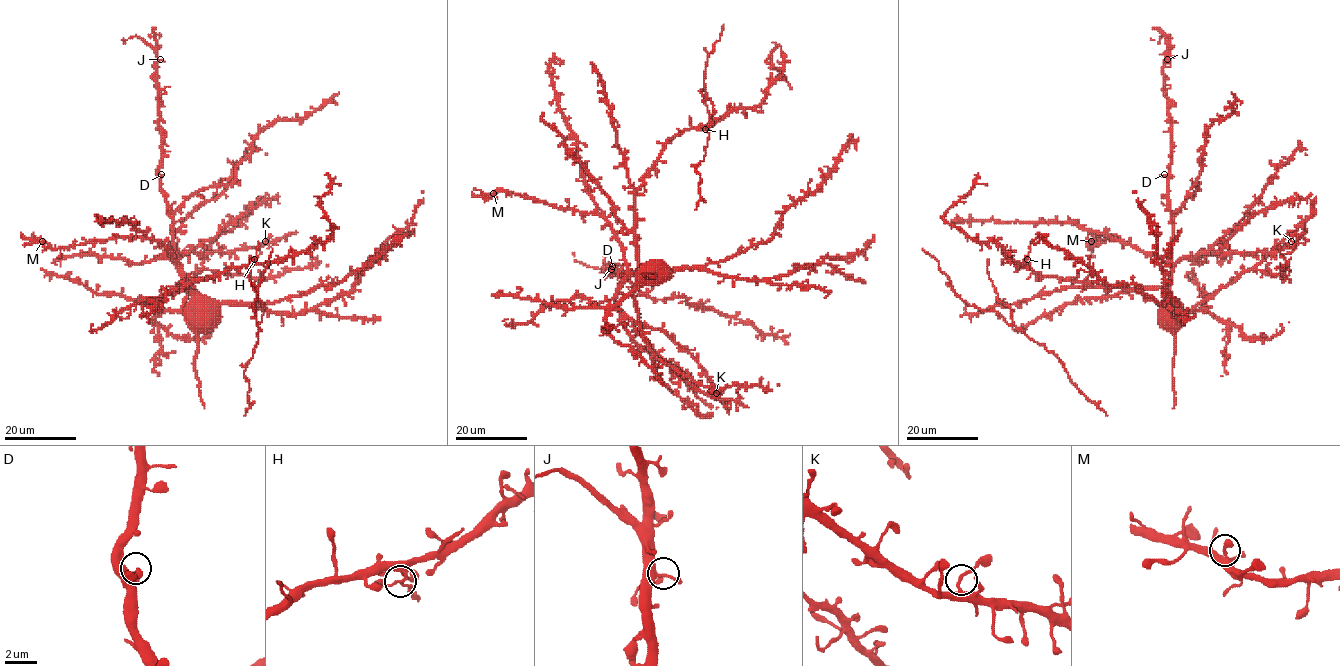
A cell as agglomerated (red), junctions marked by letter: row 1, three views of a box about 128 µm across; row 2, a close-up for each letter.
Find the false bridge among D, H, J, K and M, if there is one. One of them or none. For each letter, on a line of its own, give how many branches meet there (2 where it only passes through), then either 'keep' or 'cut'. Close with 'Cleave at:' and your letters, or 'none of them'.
D: branches 3; keep
H: branches 3; cut
J: branches 3; keep
K: branches 2; keep
M: branches 3; keep
Cleave at: H

